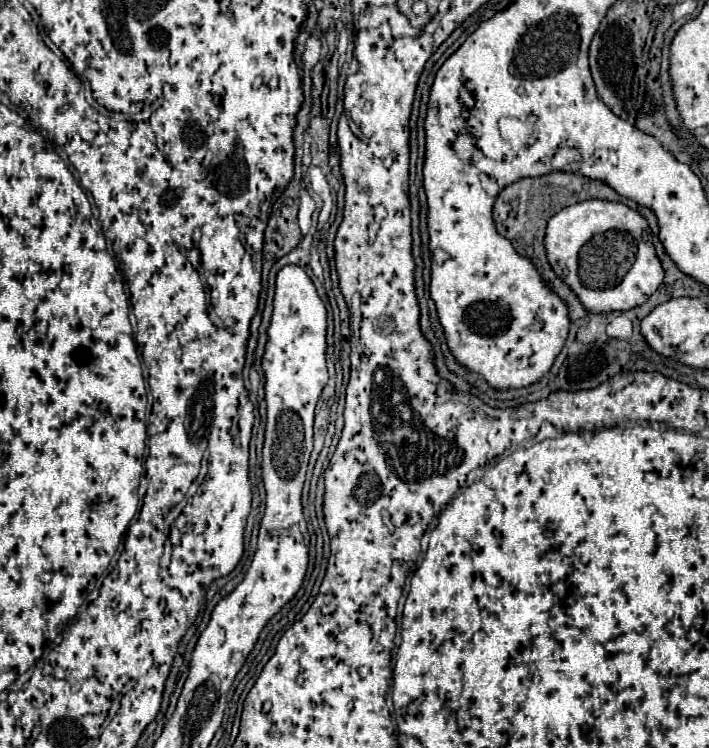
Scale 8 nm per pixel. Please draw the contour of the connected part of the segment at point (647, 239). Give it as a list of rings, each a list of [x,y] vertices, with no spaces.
[[[586,199],[562,209],[548,221],[544,241],[554,273],[594,313],[626,311],[642,305],[664,279],[648,221],[620,201]]]

